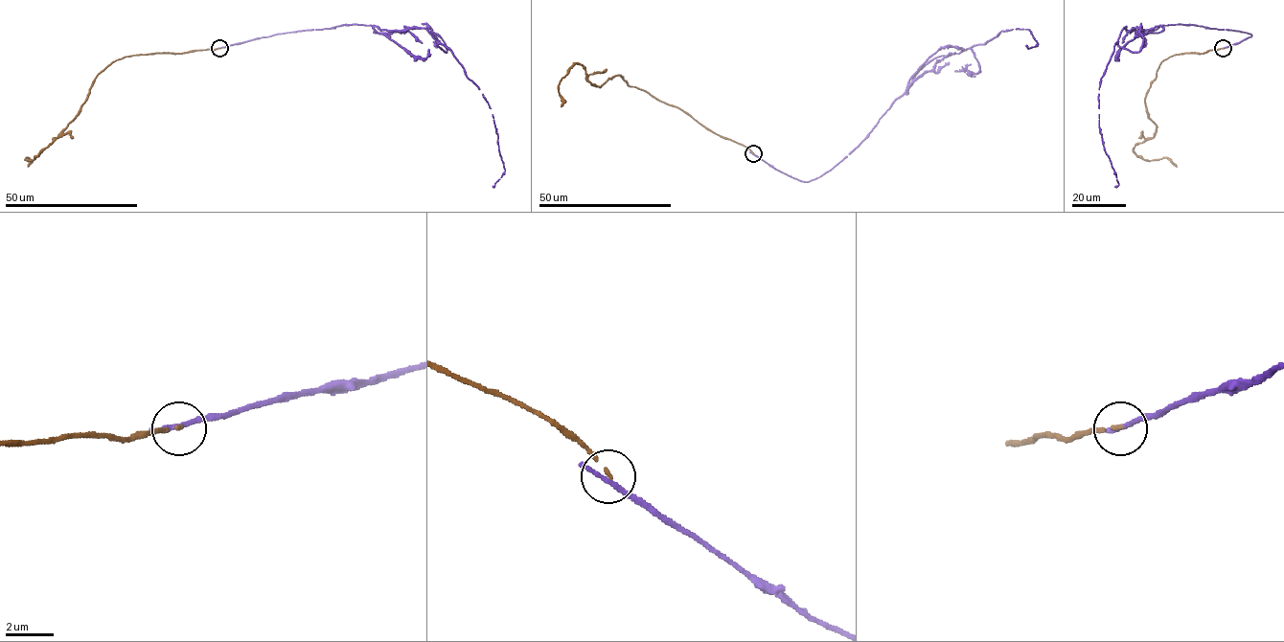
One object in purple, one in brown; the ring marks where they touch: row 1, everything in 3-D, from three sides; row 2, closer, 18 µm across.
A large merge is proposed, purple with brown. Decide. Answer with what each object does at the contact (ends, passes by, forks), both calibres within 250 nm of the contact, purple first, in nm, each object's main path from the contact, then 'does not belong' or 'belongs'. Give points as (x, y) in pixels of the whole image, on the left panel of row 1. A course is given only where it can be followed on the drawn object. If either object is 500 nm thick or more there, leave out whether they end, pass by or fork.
purple passes by | brown ends | 180/110 nm | purple via (219, 48), (342, 25), (425, 29), (450, 52), (491, 108), (504, 171), (492, 186) | brown via (219, 48), (115, 60), (97, 76), (79, 114), (61, 133), (33, 160), (25, 159), (30, 162), (28, 167) | does not belong

